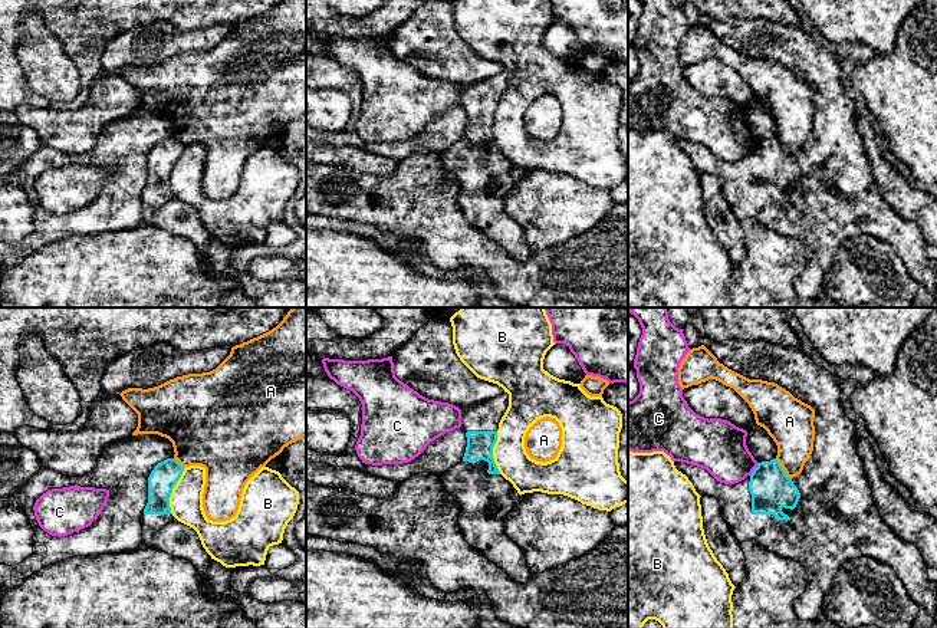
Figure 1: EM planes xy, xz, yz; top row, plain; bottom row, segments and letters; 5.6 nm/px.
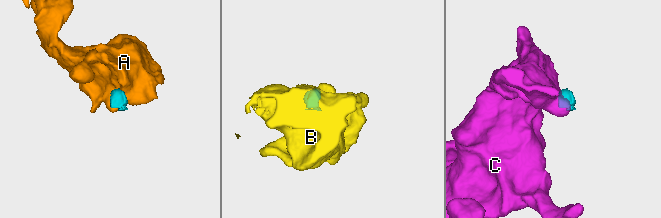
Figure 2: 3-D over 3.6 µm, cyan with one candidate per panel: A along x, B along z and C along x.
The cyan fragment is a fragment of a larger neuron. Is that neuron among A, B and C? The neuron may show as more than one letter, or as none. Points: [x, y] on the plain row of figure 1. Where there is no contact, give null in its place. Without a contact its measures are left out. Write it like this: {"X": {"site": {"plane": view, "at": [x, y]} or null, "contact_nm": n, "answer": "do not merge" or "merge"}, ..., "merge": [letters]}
{"A": {"site": {"plane": "yz", "at": [782, 147]}, "contact_nm": 150, "answer": "do not merge"}, "B": {"site": {"plane": "xy", "at": [171, 170]}, "contact_nm": 260, "answer": "do not merge"}, "C": {"site": {"plane": "yz", "at": [755, 147]}, "contact_nm": 90, "answer": "do not merge"}, "merge": []}

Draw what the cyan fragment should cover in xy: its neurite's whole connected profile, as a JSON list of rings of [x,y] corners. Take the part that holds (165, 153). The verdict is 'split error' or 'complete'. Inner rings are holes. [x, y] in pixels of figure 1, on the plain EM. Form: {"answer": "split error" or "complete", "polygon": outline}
{"answer": "split error", "polygon": [[[167,137],[158,141],[148,155],[148,181],[141,193],[142,203],[142,221],[155,227],[160,227],[175,236],[190,239],[203,254],[211,240],[211,234],[206,230],[197,210],[178,200],[170,185],[170,175],[174,164],[180,158],[184,145],[175,137]]]}

